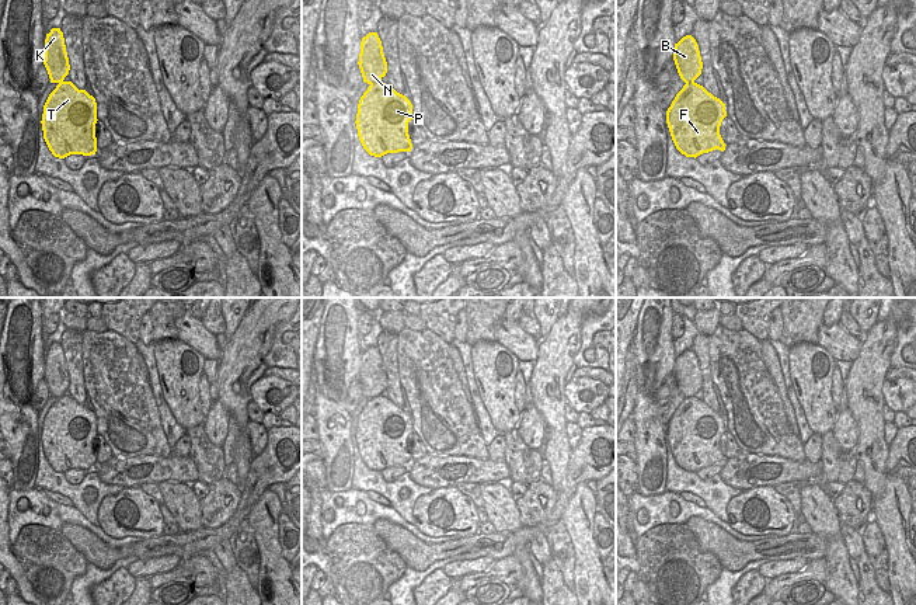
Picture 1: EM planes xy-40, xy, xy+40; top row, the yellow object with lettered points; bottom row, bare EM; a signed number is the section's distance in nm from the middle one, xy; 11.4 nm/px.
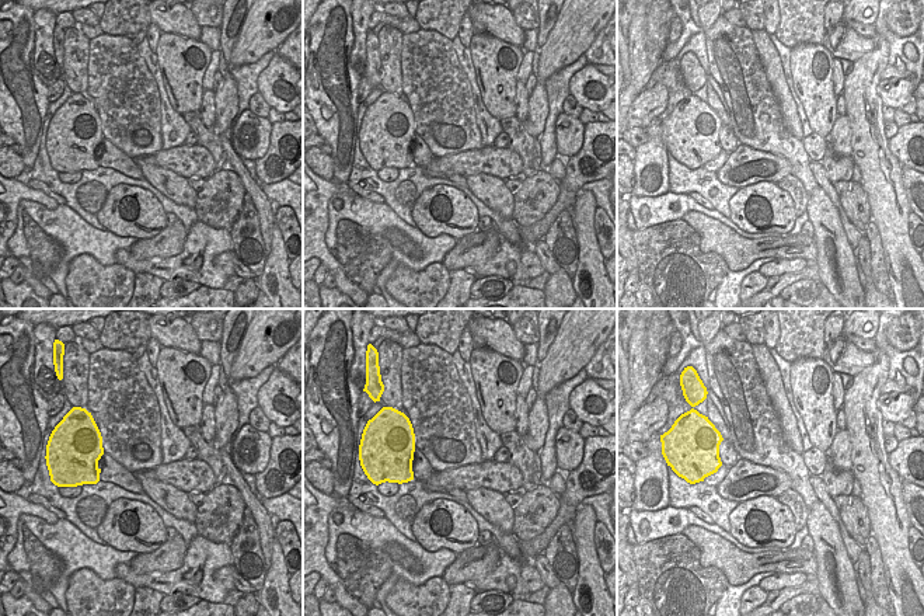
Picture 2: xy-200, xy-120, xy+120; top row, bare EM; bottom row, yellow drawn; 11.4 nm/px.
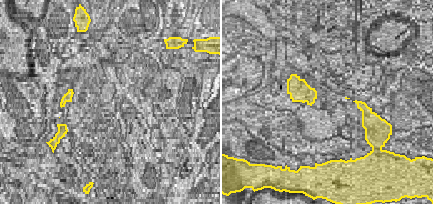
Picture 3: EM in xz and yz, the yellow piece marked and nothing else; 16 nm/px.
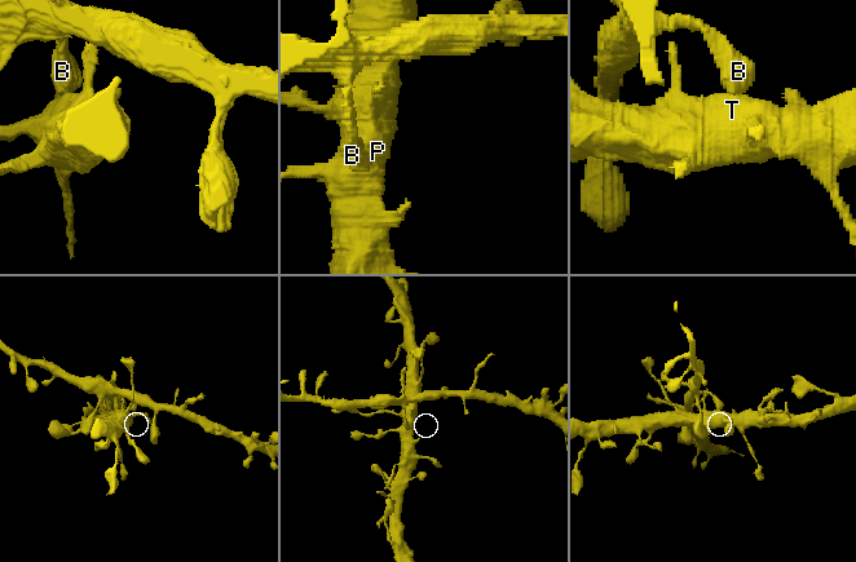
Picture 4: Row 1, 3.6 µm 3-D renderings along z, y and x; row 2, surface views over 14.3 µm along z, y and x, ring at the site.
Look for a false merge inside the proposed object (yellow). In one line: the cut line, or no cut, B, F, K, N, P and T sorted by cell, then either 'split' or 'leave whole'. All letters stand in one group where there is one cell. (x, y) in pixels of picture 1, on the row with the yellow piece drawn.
cut in xy along (379, 80), (371, 84); B K N / F P T; split

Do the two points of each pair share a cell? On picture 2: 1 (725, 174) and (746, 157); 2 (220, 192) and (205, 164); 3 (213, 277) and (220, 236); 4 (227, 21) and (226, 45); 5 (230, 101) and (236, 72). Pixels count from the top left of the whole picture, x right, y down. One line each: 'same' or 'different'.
1: same
2: different
3: same
4: same
5: different

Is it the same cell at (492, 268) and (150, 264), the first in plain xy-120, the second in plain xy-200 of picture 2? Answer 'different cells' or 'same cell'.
same cell

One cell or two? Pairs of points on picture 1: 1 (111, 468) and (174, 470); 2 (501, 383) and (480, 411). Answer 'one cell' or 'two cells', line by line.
1: one cell
2: two cells

